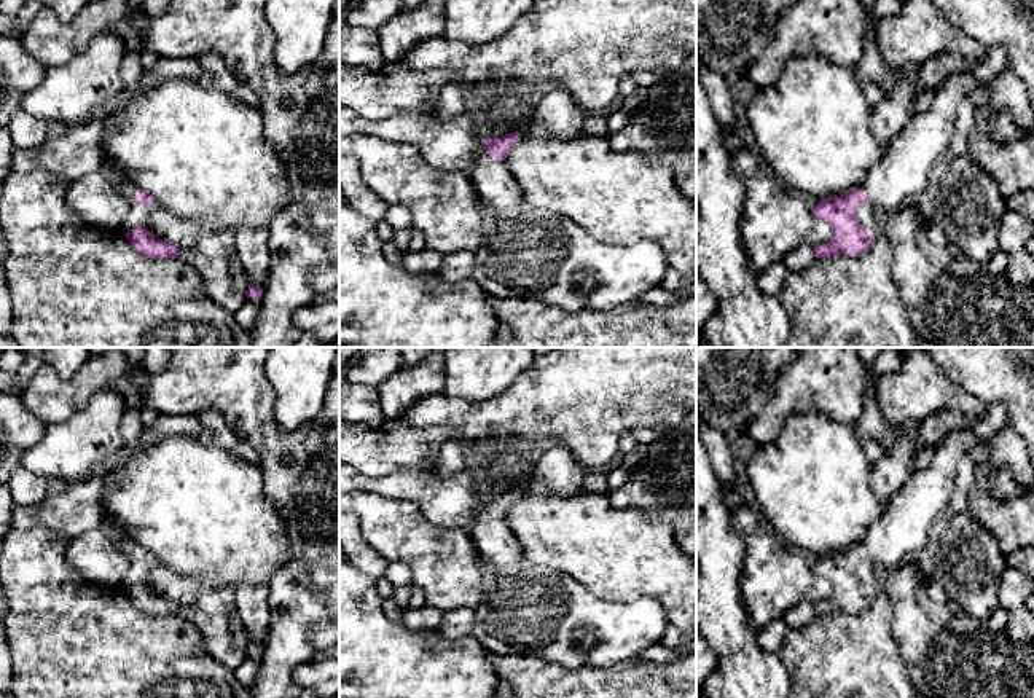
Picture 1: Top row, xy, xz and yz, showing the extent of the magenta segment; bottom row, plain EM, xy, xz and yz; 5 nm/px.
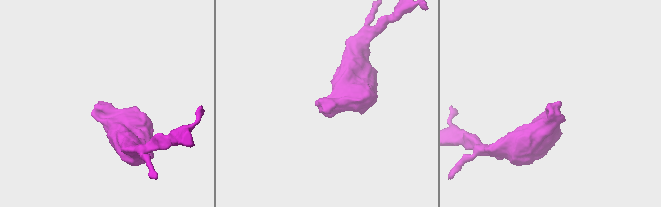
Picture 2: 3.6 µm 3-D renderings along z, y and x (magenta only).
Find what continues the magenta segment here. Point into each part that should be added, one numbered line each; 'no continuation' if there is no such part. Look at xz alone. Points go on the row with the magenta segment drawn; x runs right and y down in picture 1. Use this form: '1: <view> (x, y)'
1: xz (499, 195)

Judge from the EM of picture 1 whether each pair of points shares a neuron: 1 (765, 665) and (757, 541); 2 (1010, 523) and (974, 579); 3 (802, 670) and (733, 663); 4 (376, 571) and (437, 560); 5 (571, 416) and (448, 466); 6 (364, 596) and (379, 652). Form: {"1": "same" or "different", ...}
{"1": "different", "2": "different", "3": "different", "4": "different", "5": "different", "6": "same"}

